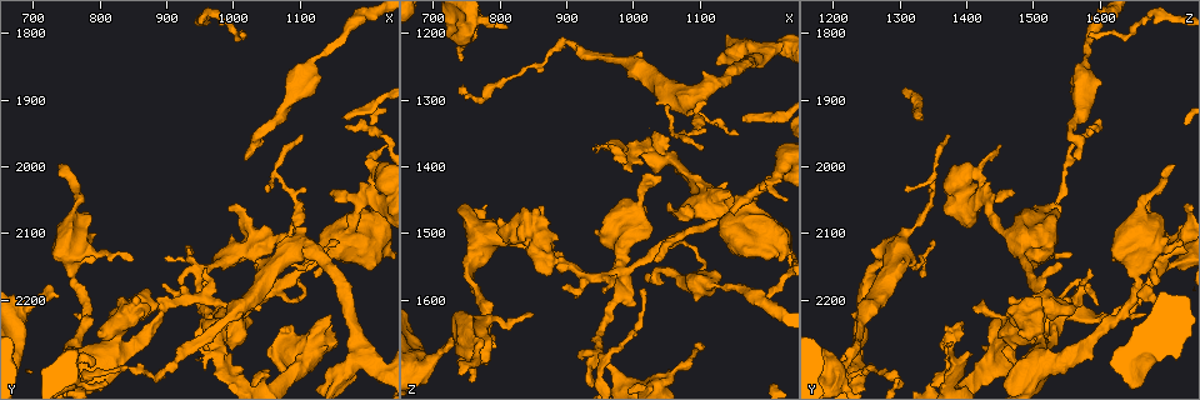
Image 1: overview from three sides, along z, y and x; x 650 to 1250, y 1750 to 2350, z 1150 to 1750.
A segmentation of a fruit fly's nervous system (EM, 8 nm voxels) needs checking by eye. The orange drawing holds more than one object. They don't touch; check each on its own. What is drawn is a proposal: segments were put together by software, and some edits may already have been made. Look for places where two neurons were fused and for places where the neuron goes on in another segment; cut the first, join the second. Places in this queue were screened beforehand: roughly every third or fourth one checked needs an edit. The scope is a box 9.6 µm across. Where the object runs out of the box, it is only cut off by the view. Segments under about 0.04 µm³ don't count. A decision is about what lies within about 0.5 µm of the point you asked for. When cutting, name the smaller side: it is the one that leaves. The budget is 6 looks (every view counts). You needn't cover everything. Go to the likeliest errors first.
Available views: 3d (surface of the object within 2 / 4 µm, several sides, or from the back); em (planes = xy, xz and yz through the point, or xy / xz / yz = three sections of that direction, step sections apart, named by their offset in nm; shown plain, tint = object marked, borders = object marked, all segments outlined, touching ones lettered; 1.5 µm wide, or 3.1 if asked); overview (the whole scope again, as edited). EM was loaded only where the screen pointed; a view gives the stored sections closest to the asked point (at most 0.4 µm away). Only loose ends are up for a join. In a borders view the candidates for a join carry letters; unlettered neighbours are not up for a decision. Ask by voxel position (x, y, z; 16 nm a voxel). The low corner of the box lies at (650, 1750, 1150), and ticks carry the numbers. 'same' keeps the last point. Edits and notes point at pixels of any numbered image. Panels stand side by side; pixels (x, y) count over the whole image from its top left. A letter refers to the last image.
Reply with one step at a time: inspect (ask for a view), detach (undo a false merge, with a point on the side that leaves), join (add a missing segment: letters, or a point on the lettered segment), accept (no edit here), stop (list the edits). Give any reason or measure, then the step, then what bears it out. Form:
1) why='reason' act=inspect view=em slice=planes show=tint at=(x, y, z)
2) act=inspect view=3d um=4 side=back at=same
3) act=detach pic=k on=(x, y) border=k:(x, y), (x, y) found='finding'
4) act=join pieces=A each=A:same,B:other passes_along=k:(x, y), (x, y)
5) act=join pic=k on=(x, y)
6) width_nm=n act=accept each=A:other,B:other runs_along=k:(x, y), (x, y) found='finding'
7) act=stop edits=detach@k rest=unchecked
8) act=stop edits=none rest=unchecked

act=inspect view=em slice=planes show=borders at=(855, 2200, 1470)

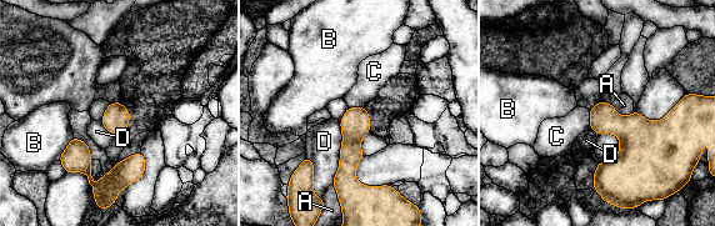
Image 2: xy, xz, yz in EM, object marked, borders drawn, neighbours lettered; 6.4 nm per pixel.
longest_contact=D:420nm act=accept each=A:other,B:other,C:other,D:other runs_along=2:(361, 110), (349, 156), (353, 201) found='no lettered segment goes on from it'

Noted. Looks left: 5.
why='an open end' act=inspect view=em slice=planes show=borders at=(1105, 1955, 1370)

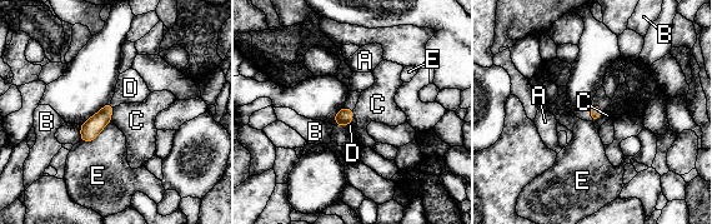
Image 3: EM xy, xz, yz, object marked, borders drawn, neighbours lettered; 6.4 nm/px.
act=join pieces=D each=A:other,B:other,C:other,D:same,E:other found='it goes on there'

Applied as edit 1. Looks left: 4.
why='branch stops here' act=inspect view=3d um=2 at=(755, 2115, 1725)

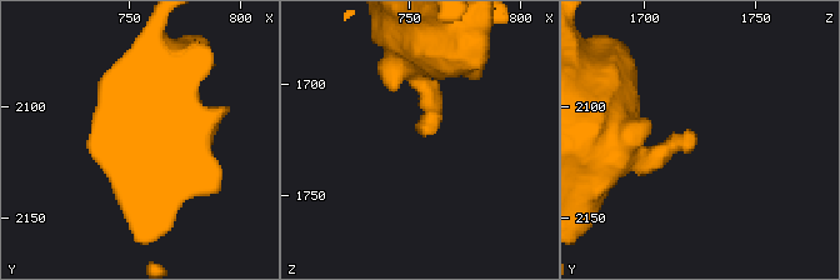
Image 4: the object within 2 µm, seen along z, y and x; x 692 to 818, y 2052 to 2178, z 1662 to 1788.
why='shape alone is not enough' act=inspect view=em slice=planes show=tint at=(756, 2111, 1722)

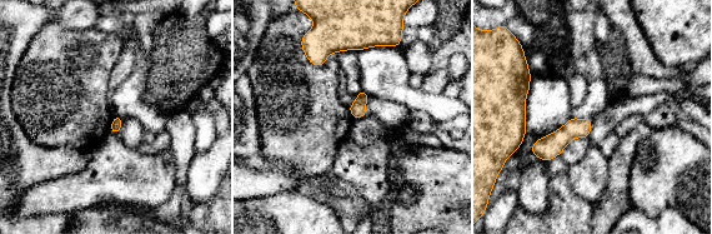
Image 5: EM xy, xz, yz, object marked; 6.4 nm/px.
why='what lies round it' act=inspect view=em slice=planes show=borders at=same

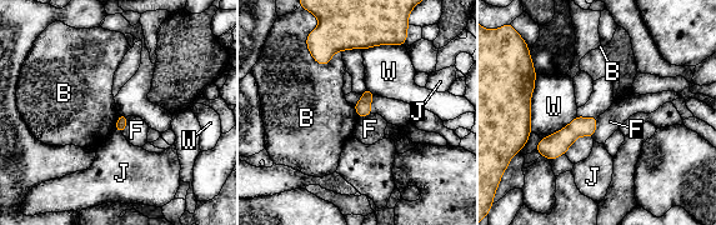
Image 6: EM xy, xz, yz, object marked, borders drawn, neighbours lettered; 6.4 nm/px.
act=accept each=B:other,F:other,J:other,W:other runs_along=6:(594, 120), (555, 145), (540, 148) found='none of them fits'

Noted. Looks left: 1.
act=stop edits=join@3 rest=unchecked

